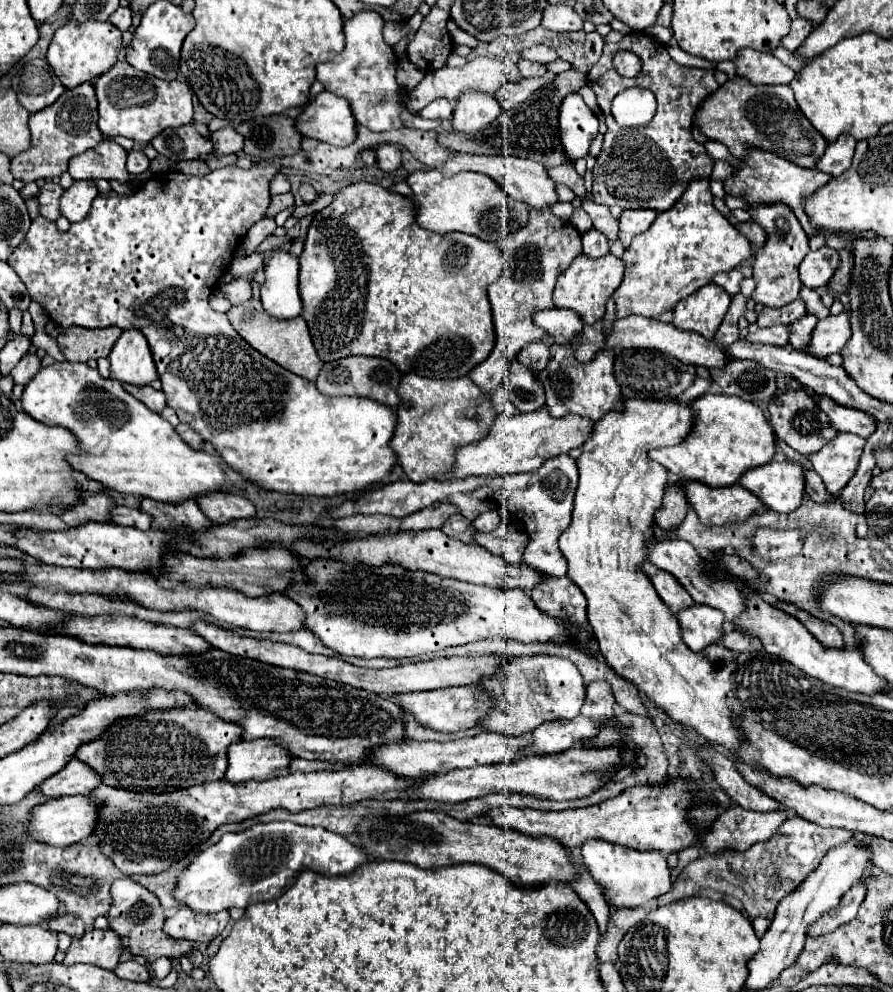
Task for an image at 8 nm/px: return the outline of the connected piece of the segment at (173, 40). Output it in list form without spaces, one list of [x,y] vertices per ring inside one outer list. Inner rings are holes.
[[[168,1],[152,3],[144,11],[140,25],[134,31],[134,37],[132,37],[132,43],[130,43],[130,53],[128,53],[126,61],[134,69],[156,75],[158,79],[164,79],[164,81],[178,79],[178,73],[180,73],[180,67],[178,67],[180,47],[182,47],[184,37],[194,29],[194,25],[196,25],[196,21],[194,21],[192,13],[184,13],[182,7],[178,7],[174,3],[168,3]]]

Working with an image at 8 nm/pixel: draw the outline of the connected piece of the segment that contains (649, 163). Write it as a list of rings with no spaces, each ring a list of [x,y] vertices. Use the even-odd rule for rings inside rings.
[[[630,33],[620,43],[606,43],[598,63],[588,73],[588,85],[594,89],[598,105],[606,117],[606,135],[600,155],[596,157],[594,175],[594,203],[618,205],[624,209],[654,209],[656,213],[668,211],[682,197],[692,179],[706,179],[712,173],[714,161],[706,155],[704,145],[692,139],[692,119],[700,99],[718,89],[714,71],[684,67],[676,63],[666,47],[646,33]],[[618,51],[632,51],[640,57],[642,69],[636,77],[626,79],[618,75],[612,65],[612,55]],[[626,87],[650,89],[656,95],[658,111],[644,127],[624,129],[618,127],[610,113],[612,99]]]

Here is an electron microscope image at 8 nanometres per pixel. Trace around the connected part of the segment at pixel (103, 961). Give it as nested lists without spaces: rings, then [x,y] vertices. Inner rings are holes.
[[[92,929],[82,939],[72,941],[64,963],[88,963],[102,969],[114,969],[124,951],[122,939],[112,929]]]

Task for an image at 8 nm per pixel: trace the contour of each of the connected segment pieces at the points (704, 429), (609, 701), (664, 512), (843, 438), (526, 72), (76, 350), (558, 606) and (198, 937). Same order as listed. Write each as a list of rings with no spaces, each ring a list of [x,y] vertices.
[[[704,393],[692,403],[692,431],[674,447],[650,451],[650,459],[664,465],[678,479],[696,479],[710,487],[734,485],[752,467],[770,463],[776,451],[774,433],[764,413],[754,403],[730,395]]]
[[[604,681],[600,683],[590,683],[586,687],[586,701],[582,705],[582,715],[590,717],[590,719],[598,719],[598,721],[606,721],[610,717],[614,717],[614,695],[612,695],[612,687]]]
[[[674,483],[668,485],[664,491],[662,505],[654,515],[658,527],[664,531],[674,531],[686,517],[688,503],[686,503],[686,495],[680,489],[682,489],[680,485],[674,485]]]
[[[838,433],[834,439],[830,439],[830,443],[826,443],[826,447],[808,457],[812,469],[822,477],[824,487],[830,491],[830,495],[838,495],[842,487],[846,487],[846,483],[852,479],[864,443],[866,439],[860,435]]]
[[[518,59],[518,69],[522,73],[522,77],[540,77],[546,73],[546,67],[540,63],[532,63],[526,59]]]
[[[68,327],[62,329],[58,335],[58,345],[68,361],[88,361],[108,357],[110,349],[118,341],[122,329],[120,327],[106,327],[106,329],[82,329],[82,327]]]
[[[548,577],[542,579],[538,587],[532,589],[530,597],[548,615],[566,615],[572,625],[588,627],[586,623],[586,597],[580,587],[568,577]]]
[[[180,907],[174,917],[166,919],[164,931],[172,939],[188,939],[194,943],[208,945],[224,931],[228,921],[230,921],[228,911],[202,915],[202,913],[194,913],[188,907]]]

